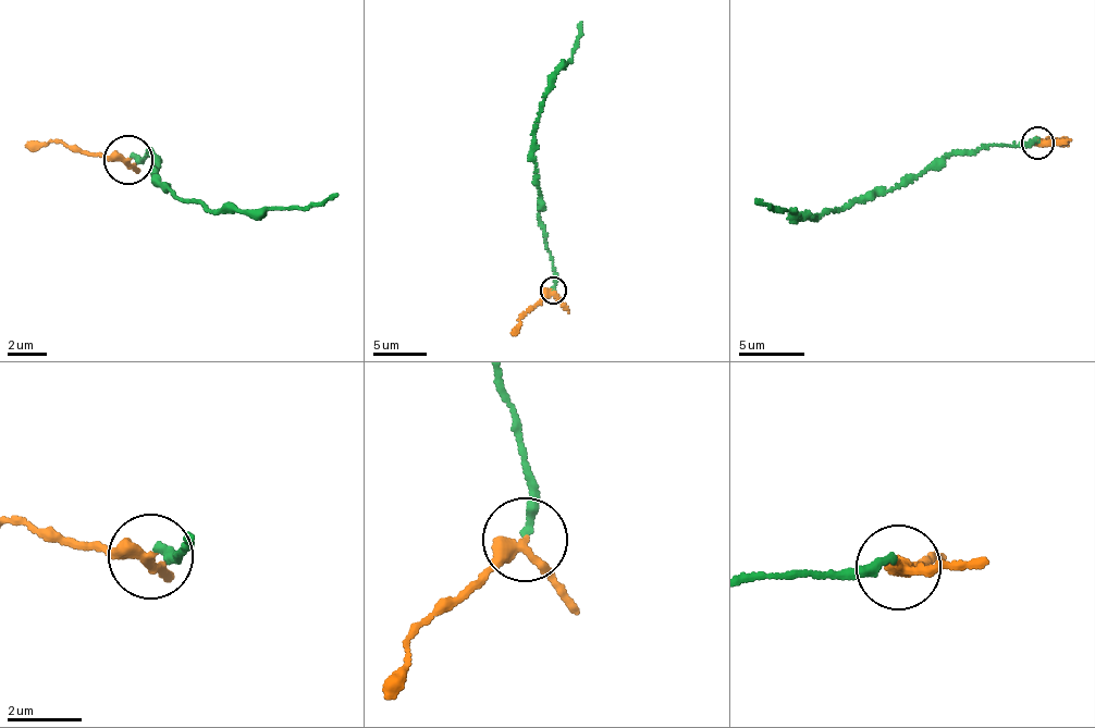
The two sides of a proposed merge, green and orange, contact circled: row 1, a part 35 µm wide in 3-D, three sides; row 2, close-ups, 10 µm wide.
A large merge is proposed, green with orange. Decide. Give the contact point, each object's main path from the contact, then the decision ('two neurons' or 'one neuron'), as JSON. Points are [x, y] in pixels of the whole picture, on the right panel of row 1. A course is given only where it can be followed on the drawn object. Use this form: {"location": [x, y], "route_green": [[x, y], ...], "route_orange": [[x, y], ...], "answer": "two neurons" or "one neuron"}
{"location": [1037, 143], "route_green": [[1036, 142], [957, 150], [887, 190], [861, 196], [844, 209], [801, 214], [755, 199]], "route_orange": [[1036, 142], [1044, 146], [1054, 138], [1067, 143]], "answer": "one neuron"}

